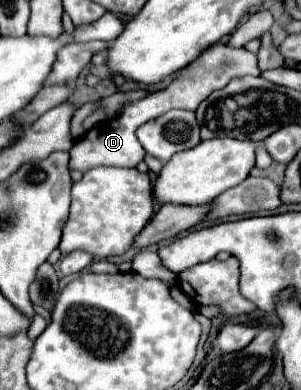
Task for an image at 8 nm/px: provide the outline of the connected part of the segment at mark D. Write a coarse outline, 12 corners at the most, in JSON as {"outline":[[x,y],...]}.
{"outline":[[211,45],[169,87],[127,103],[69,151],[69,169],[137,167],[135,131],[171,109],[195,111],[257,55]]}

